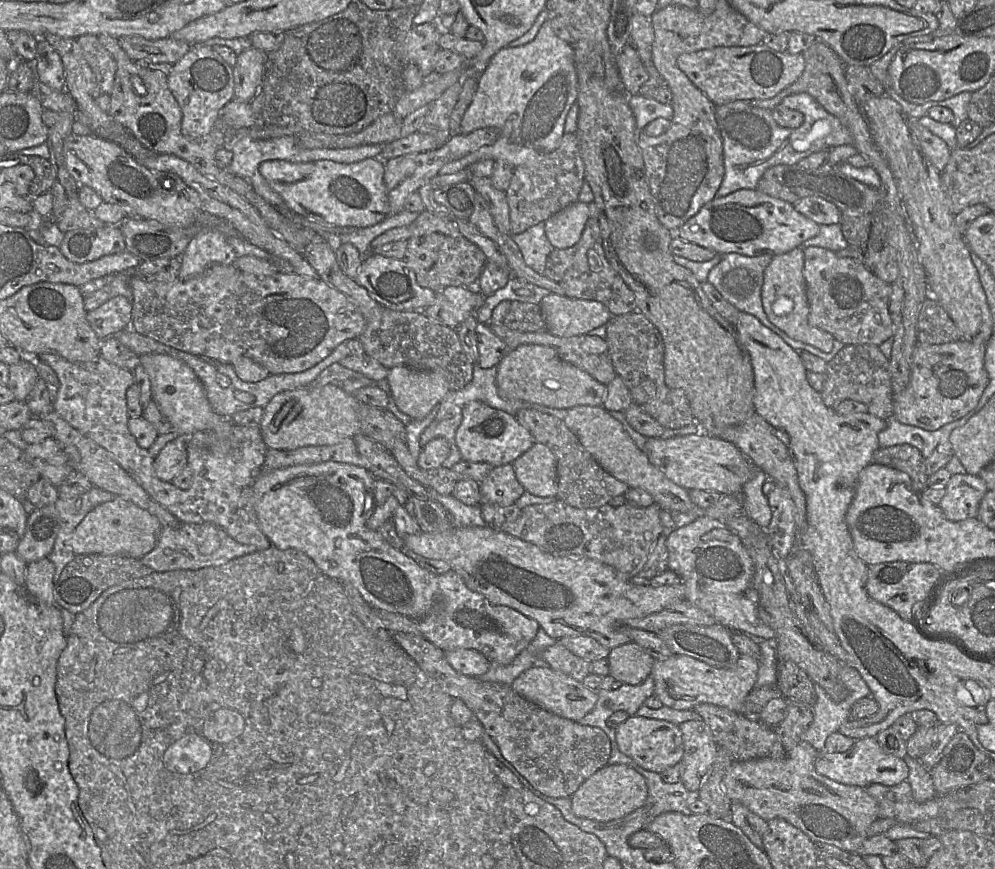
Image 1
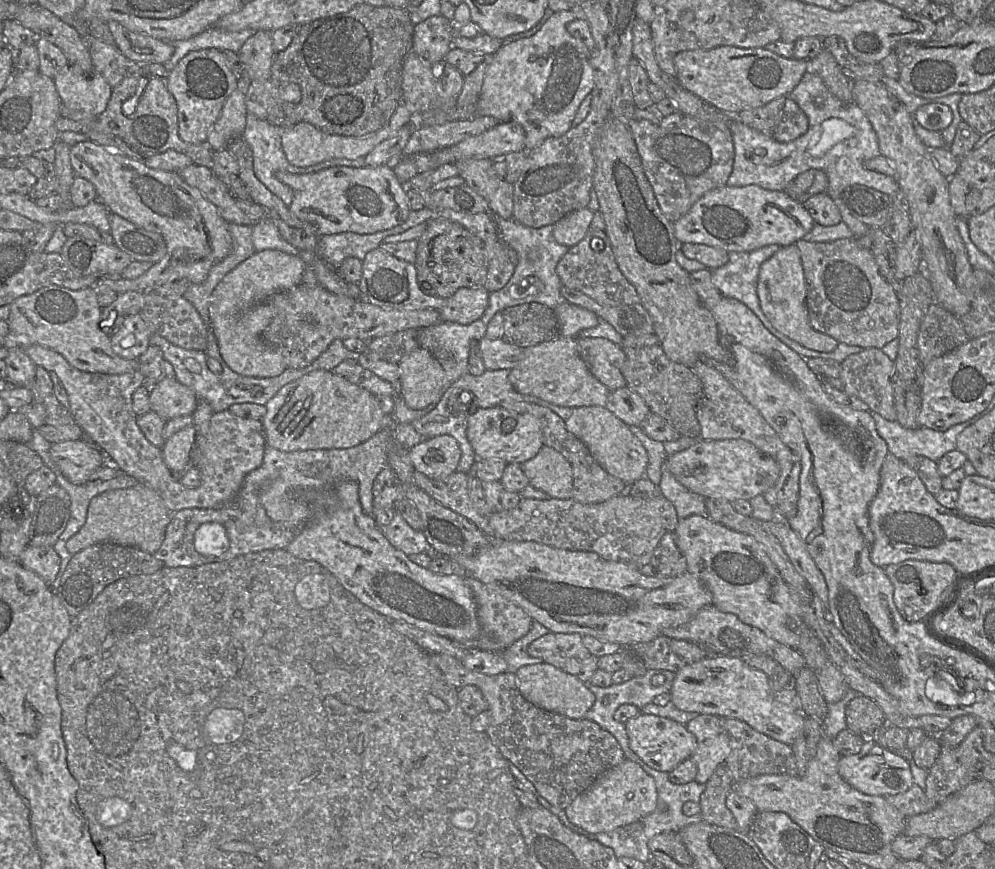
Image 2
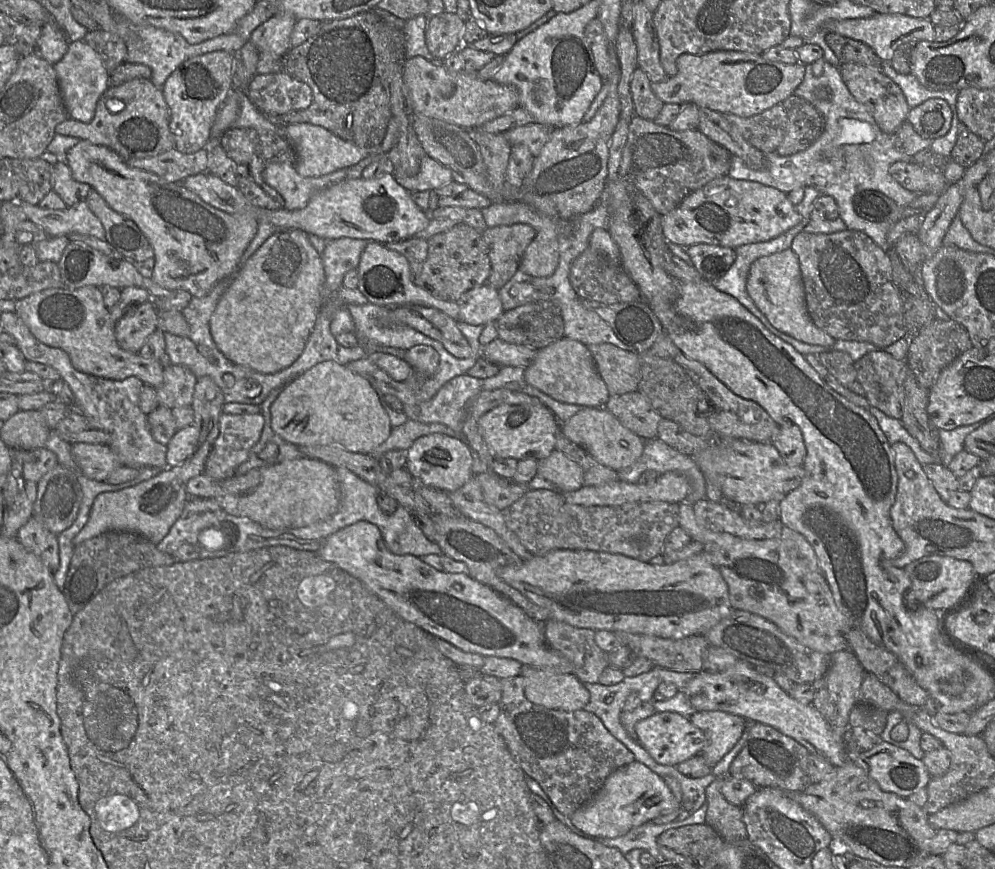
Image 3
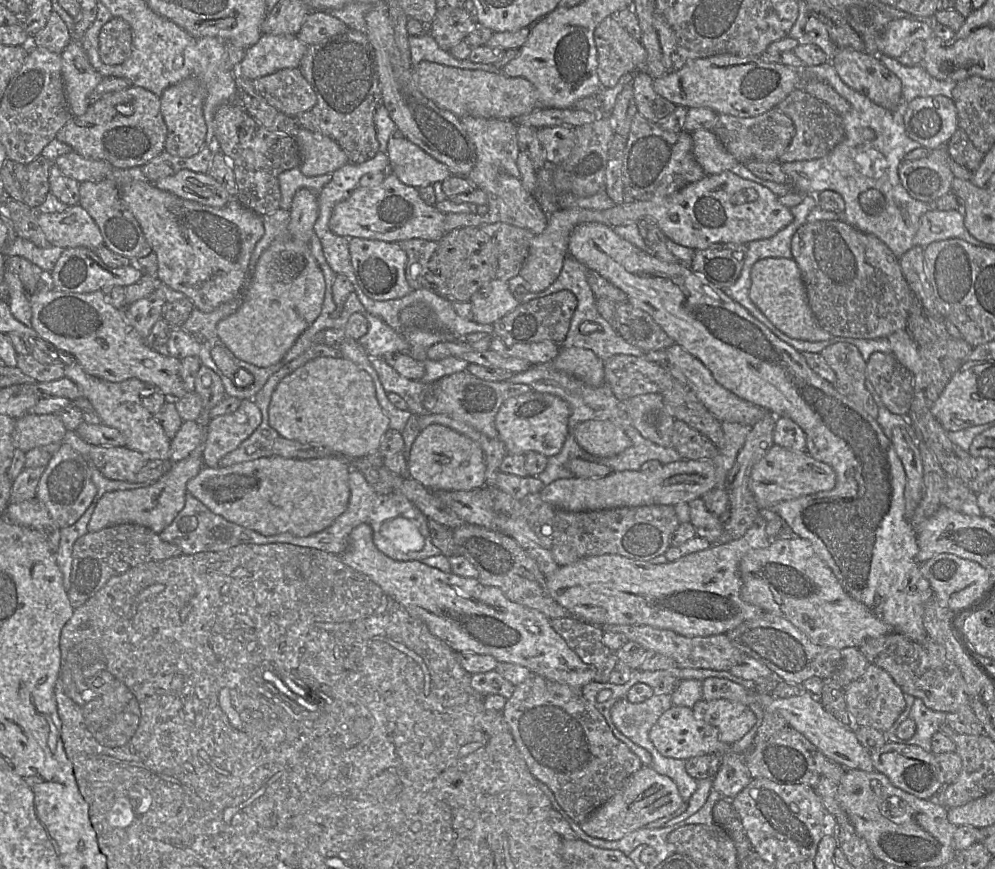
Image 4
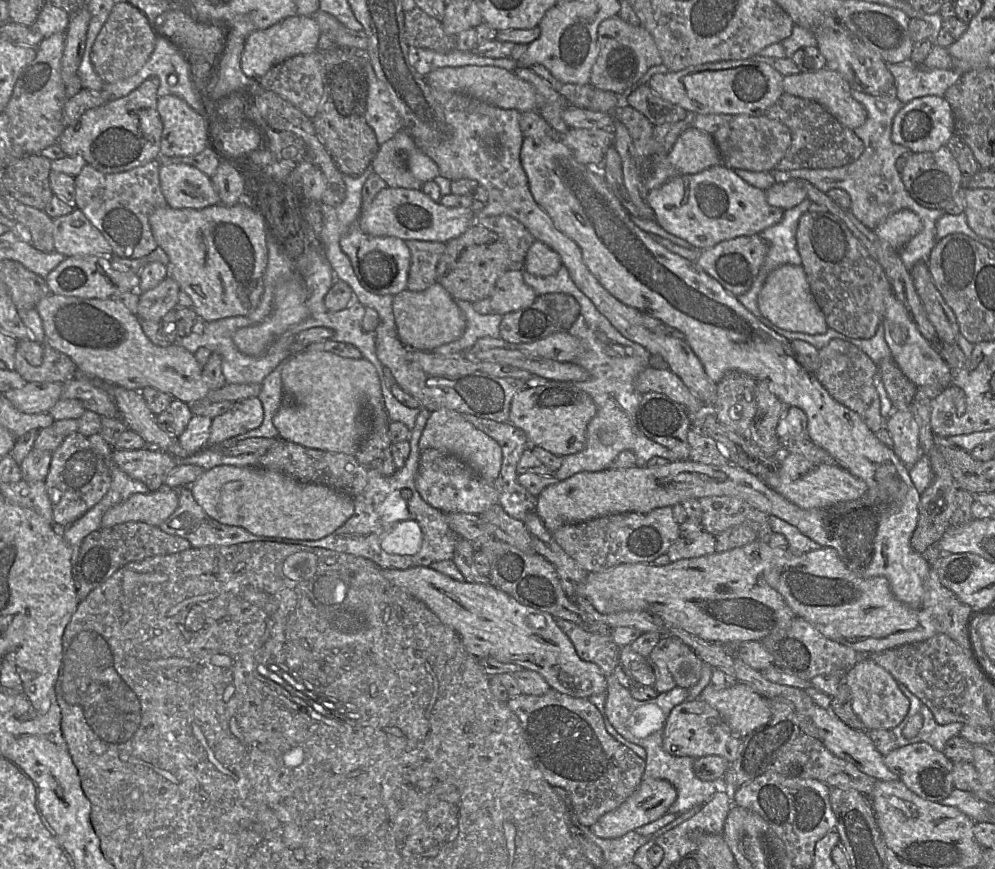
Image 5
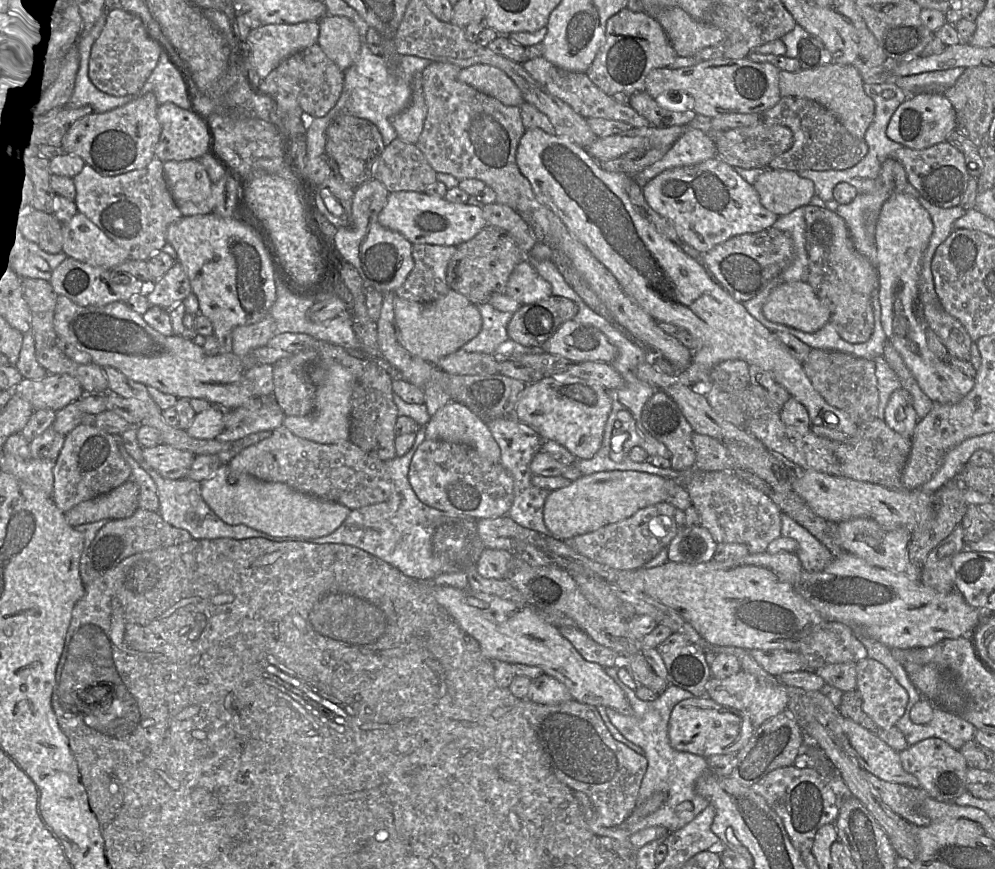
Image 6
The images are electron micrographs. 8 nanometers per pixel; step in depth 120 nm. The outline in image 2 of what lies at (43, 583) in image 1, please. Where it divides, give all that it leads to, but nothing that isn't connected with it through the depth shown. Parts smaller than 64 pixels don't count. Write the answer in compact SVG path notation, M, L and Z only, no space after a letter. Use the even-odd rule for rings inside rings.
M27 546L19 562L26 569L40 576L51 587L59 572L61 559L52 546Z

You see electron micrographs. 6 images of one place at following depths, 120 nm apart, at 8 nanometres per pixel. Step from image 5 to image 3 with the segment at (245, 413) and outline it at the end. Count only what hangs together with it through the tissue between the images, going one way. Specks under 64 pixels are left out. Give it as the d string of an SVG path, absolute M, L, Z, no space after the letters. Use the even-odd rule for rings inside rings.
M226 414L219 417L219 435L206 459L204 473L221 481L235 475L239 465L248 459L250 449L258 442L264 426L263 414Z

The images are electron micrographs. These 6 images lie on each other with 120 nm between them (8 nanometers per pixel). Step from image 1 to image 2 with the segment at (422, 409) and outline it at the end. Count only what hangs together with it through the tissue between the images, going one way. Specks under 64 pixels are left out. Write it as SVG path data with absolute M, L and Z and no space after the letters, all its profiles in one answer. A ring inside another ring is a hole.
M418 347L398 363L401 395L414 410L430 405L444 384L445 371L432 353Z

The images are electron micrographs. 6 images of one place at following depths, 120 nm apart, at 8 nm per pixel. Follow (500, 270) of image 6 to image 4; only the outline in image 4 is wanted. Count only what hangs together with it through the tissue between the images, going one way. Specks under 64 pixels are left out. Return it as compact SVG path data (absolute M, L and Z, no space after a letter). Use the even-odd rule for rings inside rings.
M462 227L445 233L428 263L422 287L451 302L468 302L471 296L496 278L498 251L496 244L479 227Z

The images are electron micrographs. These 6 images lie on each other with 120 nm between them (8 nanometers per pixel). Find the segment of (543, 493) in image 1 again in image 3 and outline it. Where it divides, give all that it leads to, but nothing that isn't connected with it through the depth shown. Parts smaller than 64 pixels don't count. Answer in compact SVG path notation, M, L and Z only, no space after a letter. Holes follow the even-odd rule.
M556 449L548 457L538 461L537 474L552 482L561 493L575 491L583 486L582 468Z

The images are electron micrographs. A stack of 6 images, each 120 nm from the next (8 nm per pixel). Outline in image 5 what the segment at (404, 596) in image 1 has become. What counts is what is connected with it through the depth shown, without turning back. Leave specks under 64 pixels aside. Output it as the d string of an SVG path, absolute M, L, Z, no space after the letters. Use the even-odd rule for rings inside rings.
M430 566L405 570L383 568L381 574L426 604L459 634L465 649L475 657L491 657L538 672L552 689L572 697L589 698L606 692L607 677L600 667L577 655L573 643L549 613L523 605L491 584L457 581Z

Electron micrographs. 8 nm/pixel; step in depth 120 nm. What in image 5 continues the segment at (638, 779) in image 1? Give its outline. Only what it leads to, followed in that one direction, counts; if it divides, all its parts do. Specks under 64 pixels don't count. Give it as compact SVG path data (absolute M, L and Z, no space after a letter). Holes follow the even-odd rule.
M643 779L636 791L618 808L602 815L590 828L600 838L620 838L638 827L653 822L665 815L677 798L677 790L667 780Z

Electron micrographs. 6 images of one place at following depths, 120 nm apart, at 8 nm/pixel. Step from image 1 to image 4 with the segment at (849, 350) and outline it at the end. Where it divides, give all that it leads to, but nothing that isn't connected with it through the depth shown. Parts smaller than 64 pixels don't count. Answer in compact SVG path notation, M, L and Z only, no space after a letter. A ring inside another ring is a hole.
M873 353L866 362L866 379L891 413L908 415L914 395L913 374L893 354Z

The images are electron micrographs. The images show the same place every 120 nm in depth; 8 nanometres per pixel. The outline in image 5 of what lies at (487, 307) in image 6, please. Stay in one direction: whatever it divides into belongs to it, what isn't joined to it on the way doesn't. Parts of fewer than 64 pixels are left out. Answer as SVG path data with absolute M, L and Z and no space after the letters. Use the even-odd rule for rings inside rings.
M456 300L456 303L466 318L466 329L463 335L458 340L439 346L430 352L465 355L481 337L500 338L499 325L502 315L479 314L473 309L474 302Z

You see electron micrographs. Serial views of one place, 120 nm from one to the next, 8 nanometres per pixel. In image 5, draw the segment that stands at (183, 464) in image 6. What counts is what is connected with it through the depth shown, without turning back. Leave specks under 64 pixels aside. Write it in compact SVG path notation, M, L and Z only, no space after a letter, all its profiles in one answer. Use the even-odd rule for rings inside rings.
M156 448L113 449L112 460L129 477L143 482L150 491L164 487L167 473L179 464L172 454Z

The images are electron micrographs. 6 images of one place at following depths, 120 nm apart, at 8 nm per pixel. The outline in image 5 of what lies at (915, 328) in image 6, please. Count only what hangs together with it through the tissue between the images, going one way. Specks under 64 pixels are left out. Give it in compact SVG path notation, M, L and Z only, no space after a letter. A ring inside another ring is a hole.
M908 209L899 210L882 220L873 230L877 237L899 251L923 228L921 219ZM892 293L887 297L883 318L884 338L891 350L892 360L902 373L916 386L941 386L946 388L953 371L926 340L909 318L903 304Z

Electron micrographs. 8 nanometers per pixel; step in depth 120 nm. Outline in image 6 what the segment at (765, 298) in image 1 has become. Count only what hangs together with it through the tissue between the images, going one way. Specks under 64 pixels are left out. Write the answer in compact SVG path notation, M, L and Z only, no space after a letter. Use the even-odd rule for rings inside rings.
M806 281L782 282L767 297L763 315L770 322L814 333L830 323L831 311Z

